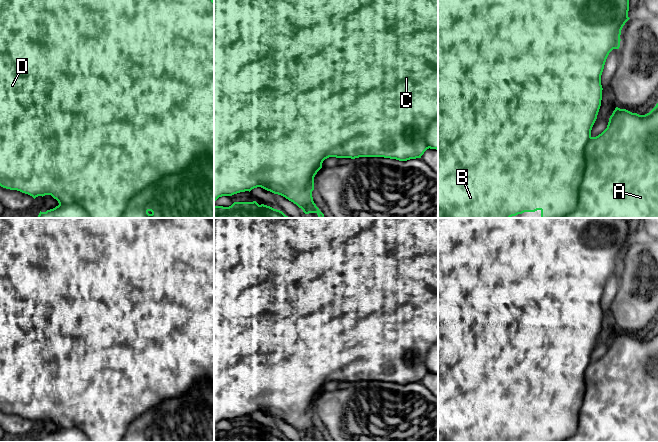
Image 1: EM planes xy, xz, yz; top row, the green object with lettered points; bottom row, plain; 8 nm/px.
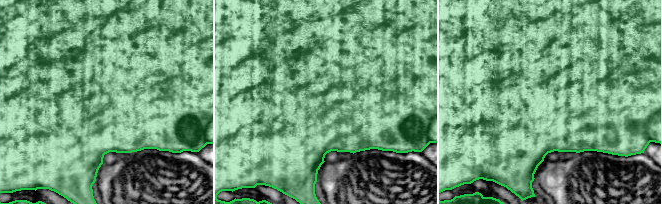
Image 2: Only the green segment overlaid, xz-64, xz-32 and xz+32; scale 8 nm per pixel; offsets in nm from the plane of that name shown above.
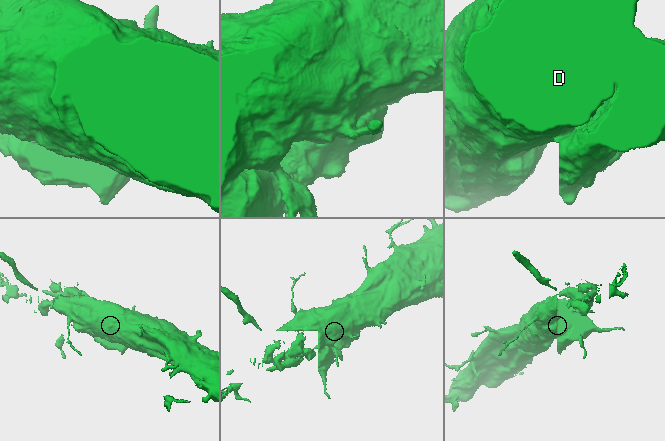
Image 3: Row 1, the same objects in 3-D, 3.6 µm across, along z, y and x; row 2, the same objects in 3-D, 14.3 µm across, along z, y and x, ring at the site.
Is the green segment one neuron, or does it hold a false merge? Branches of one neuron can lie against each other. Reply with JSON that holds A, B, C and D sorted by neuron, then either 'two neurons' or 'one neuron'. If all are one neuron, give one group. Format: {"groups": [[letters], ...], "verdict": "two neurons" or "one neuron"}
{"groups": [["A", "D"], ["B", "C"]], "verdict": "two neurons"}

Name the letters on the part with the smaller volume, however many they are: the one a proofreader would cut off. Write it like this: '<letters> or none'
A, D

